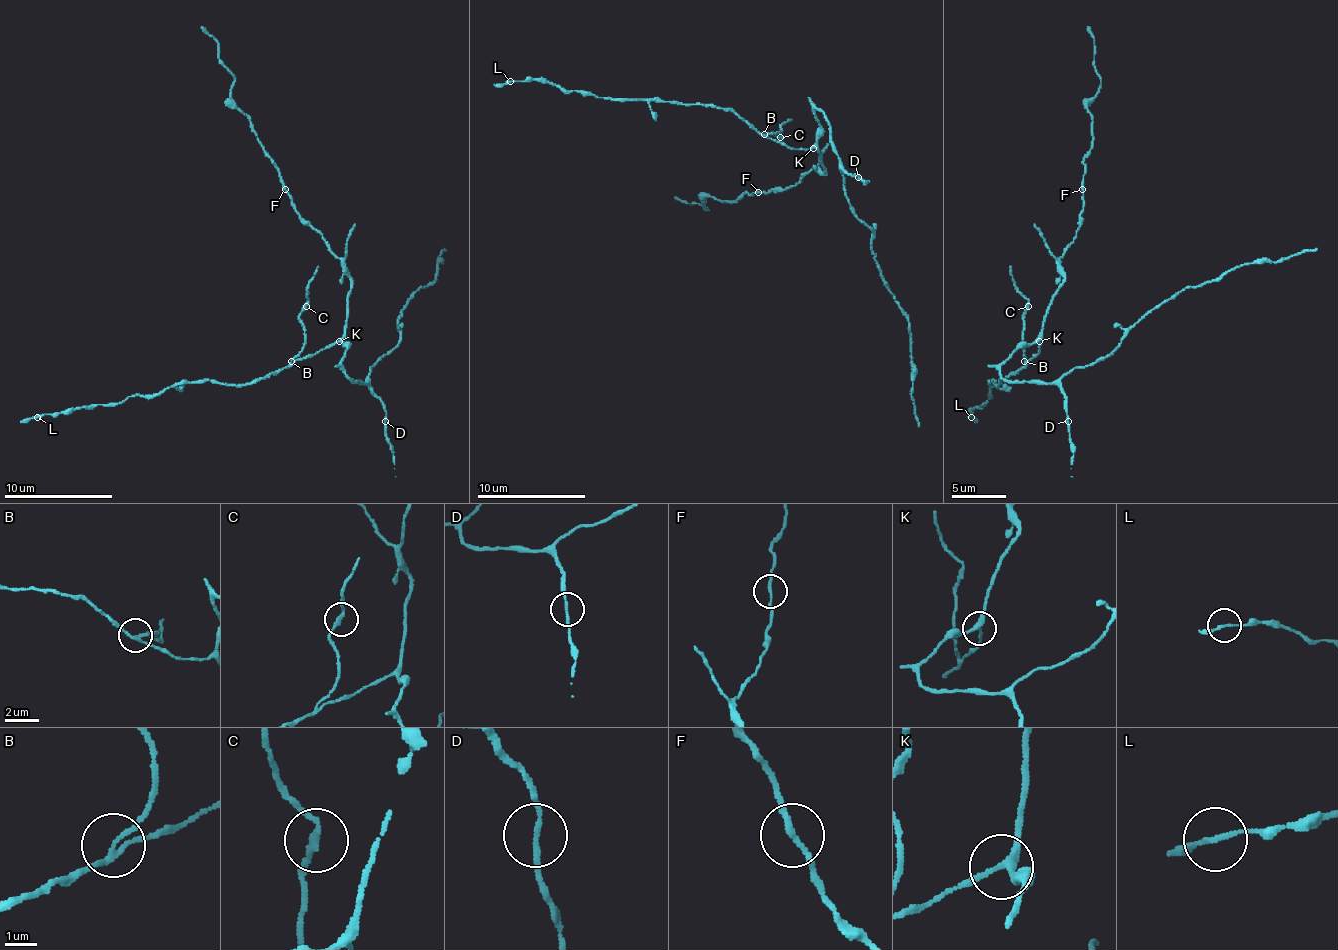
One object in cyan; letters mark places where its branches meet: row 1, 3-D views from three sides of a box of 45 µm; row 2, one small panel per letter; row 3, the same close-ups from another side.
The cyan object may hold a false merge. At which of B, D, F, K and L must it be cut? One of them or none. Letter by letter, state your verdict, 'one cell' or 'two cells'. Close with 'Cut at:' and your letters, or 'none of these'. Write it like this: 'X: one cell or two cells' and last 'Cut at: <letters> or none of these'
B: two cells
D: one cell
F: one cell
K: one cell
L: one cell
Cut at: B

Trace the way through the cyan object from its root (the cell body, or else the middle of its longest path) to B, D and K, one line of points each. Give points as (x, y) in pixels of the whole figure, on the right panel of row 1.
B: (1012, 352), (1017, 347), (1028, 347), (1036, 341), (1039, 352), (1025, 360)
D: (1012, 352), (1001, 366), (1001, 377), (1014, 382), (1055, 385), (1063, 396), (1063, 409), (1069, 420)
K: (1012, 352), (1017, 347), (1028, 347), (1039, 341)

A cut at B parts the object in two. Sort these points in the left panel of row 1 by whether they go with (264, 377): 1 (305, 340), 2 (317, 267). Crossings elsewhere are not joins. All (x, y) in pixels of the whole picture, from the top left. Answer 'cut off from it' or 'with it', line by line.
1: cut off from it
2: cut off from it

